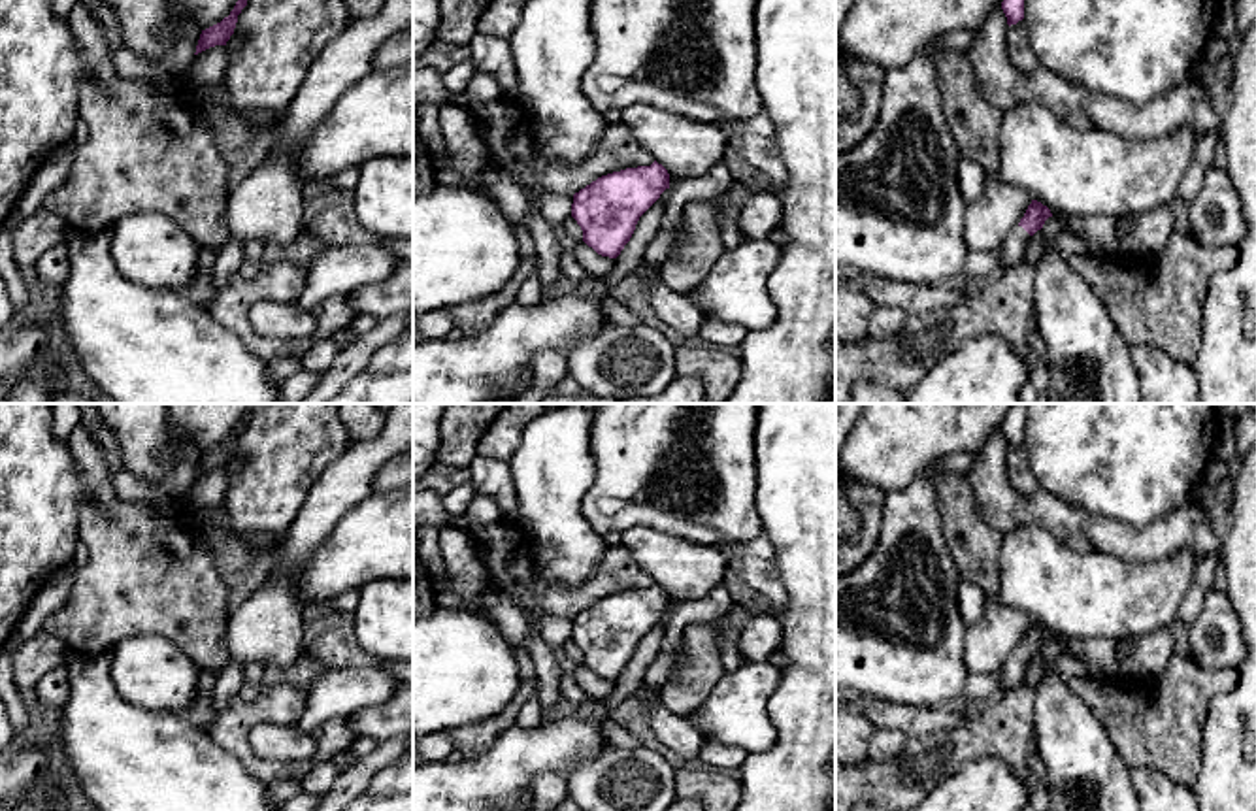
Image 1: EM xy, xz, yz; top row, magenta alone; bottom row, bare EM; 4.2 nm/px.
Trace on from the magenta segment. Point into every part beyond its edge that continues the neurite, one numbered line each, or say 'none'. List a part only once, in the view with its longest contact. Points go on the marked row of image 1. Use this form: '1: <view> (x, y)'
1: yz (1011, 251)

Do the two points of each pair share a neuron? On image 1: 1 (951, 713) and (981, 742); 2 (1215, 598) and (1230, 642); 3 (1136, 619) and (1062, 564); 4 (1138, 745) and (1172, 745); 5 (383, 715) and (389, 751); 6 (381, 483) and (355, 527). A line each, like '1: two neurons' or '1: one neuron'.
1: two neurons
2: one neuron
3: one neuron
4: one neuron
5: two neurons
6: two neurons

